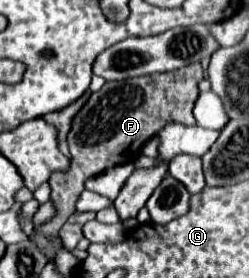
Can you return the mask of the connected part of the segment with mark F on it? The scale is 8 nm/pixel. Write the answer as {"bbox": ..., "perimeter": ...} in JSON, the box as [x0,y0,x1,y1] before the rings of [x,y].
{"bbox":[31,63,203,261],"perimeter":[[[191,63],[167,73],[153,73],[125,81],[107,81],[99,91],[91,93],[87,103],[73,117],[71,129],[67,133],[67,143],[71,151],[71,169],[67,173],[53,173],[49,179],[51,203],[55,205],[55,215],[47,223],[35,227],[35,233],[31,235],[31,241],[35,243],[35,247],[41,249],[47,261],[53,261],[57,249],[61,247],[59,229],[75,211],[75,201],[83,191],[83,183],[89,177],[123,163],[133,163],[137,155],[141,155],[143,145],[155,133],[159,133],[159,129],[167,121],[179,121],[185,125],[195,123],[191,111],[199,95],[197,83],[201,79],[203,79],[201,63]]]}

